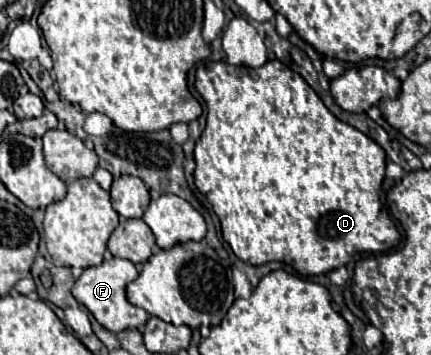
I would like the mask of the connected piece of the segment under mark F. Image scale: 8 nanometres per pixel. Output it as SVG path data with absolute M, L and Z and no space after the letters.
M112 257L110 261L104 261L96 267L88 267L84 269L84 273L80 275L80 279L74 283L74 297L78 303L82 303L100 325L104 325L110 331L122 331L122 329L136 329L140 325L146 323L148 313L144 309L134 307L132 303L128 303L126 299L126 285L128 281L134 281L138 277L138 271L134 267L132 261L126 259L118 259Z

